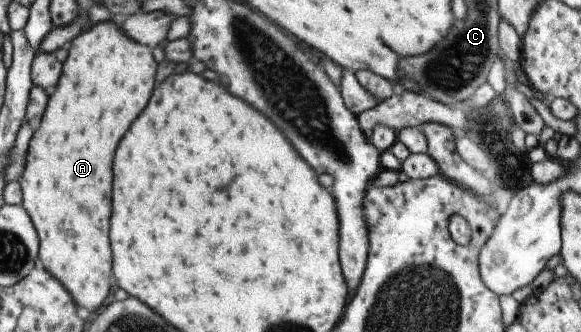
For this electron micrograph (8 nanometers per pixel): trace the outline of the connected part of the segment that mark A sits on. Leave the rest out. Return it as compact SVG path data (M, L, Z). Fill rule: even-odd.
M117 17L91 24L70 41L67 56L62 62L62 74L52 94L48 95L38 128L32 132L21 175L18 178L22 208L30 217L38 239L37 261L50 272L86 314L96 310L108 296L110 276L110 246L108 246L108 218L110 218L110 182L112 156L118 140L134 122L138 112L146 106L154 82L154 60L148 48L126 38L116 26Z

